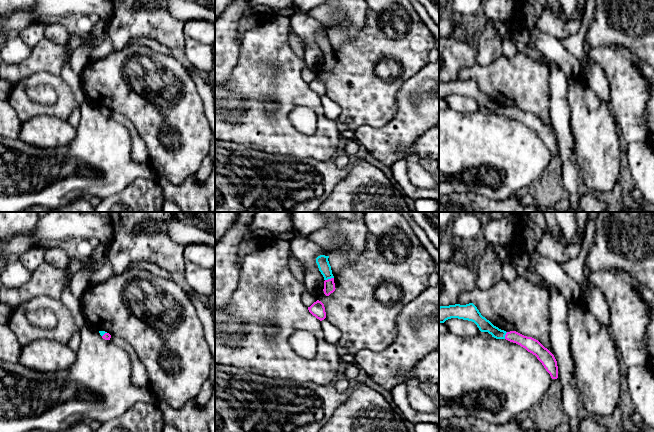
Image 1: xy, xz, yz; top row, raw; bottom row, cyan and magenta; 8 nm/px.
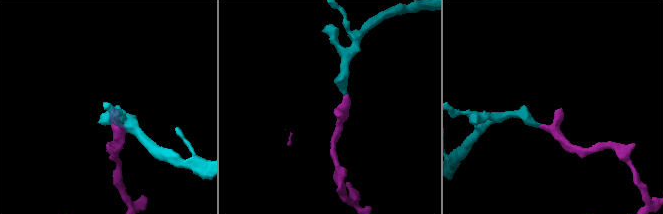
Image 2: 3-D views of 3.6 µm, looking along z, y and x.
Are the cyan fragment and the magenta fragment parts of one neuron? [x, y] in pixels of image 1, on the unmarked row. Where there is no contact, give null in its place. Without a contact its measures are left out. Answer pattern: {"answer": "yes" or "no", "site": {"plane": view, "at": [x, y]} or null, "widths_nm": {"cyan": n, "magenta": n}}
{"answer": "yes", "site": {"plane": "xz", "at": [329, 54]}, "widths_nm": {"cyan": 100, "magenta": 100}}

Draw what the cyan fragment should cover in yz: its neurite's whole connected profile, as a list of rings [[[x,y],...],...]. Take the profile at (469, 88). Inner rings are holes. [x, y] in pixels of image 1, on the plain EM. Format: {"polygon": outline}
{"polygon": [[[473,79],[466,81],[449,81],[439,83],[439,99],[444,99],[451,94],[458,94],[474,98],[481,108],[488,108],[496,115],[506,115],[516,119],[532,129],[542,139],[552,155],[558,154],[558,142],[554,131],[538,116],[524,112],[516,107],[506,108],[494,102],[481,91]]]}

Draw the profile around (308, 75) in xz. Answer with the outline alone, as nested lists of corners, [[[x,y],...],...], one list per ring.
[[[305,66],[301,72],[301,77],[306,83],[310,83],[314,78],[316,78],[316,73]]]

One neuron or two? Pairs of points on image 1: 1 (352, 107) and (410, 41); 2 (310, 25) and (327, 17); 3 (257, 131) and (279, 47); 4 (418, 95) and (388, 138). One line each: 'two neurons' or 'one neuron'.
1: one neuron
2: two neurons
3: one neuron
4: one neuron

